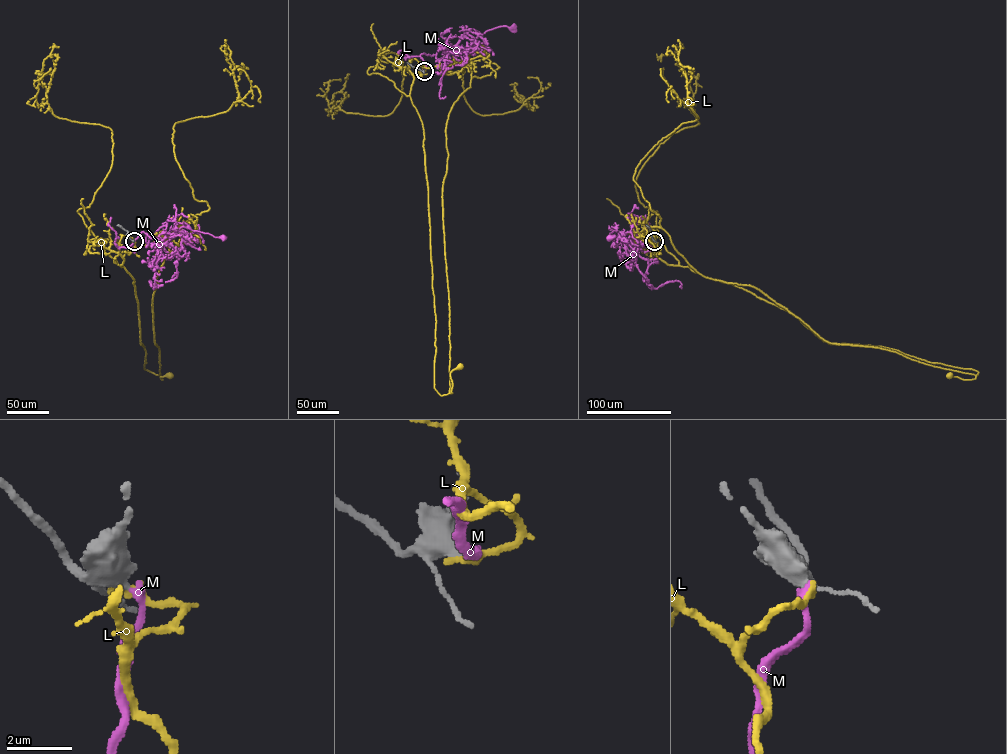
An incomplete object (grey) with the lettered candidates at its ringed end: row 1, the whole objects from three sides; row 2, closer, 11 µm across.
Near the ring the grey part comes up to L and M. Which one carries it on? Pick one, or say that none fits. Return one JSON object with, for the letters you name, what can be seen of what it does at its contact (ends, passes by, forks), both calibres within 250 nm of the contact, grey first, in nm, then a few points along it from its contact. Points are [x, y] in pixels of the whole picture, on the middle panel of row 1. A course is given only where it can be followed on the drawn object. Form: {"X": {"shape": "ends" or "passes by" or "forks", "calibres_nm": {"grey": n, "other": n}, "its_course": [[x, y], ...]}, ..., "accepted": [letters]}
{"M": {"shape": "ends", "calibres_nm": {"grey": 420, "other": 240}, "its_course": [[424, 71], [423, 53], [449, 50], [472, 29], [482, 34], [513, 27]]}, "accepted": ["M"]}

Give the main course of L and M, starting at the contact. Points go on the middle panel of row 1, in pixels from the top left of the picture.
L: (423, 71), (413, 75), (410, 96), (424, 136), (440, 395), (452, 392), (450, 373), (460, 366)
M: (424, 71), (423, 53), (449, 50), (472, 29), (482, 34), (513, 27)

